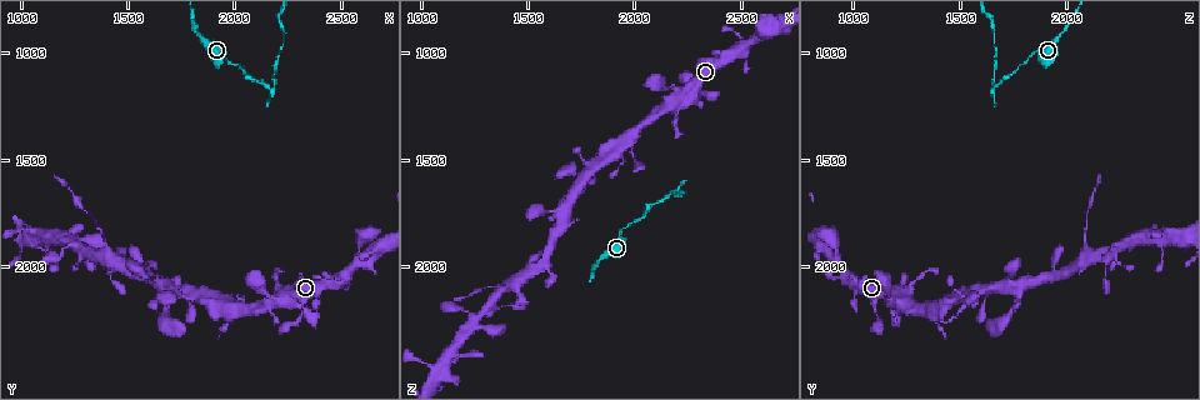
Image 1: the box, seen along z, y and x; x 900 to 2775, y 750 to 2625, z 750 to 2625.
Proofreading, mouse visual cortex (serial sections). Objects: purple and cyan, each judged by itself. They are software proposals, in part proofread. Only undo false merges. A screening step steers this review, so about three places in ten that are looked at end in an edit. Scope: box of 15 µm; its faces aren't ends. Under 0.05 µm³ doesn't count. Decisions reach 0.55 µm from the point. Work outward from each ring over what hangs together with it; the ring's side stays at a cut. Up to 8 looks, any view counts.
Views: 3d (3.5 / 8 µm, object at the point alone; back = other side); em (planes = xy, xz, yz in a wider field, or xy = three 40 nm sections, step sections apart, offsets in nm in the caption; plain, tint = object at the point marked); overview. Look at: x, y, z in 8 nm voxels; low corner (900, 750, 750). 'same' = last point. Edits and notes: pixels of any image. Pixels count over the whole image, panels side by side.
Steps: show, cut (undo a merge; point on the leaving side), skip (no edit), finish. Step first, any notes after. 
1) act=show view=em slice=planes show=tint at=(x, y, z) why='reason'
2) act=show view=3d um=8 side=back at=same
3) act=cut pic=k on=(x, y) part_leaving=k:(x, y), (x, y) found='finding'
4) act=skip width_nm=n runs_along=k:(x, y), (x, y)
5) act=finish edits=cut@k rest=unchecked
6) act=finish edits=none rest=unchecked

act=show view=3d um=3.5 at=(2200, 1150, 1660) why='sharp bend'

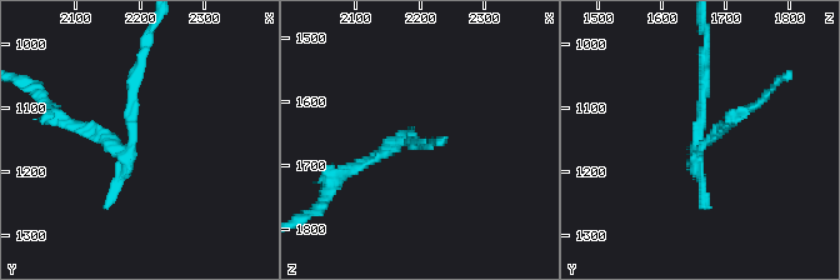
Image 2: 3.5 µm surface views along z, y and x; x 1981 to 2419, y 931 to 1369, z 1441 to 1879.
act=show view=em slice=xy step=1 show=tint at=(2185, 1155, 1660)

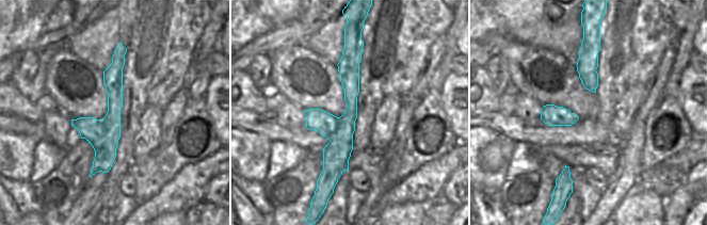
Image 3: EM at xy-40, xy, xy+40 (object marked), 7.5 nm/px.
act=cut pic=2 on=(111, 195) found='two cells meet here'

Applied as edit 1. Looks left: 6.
act=show view=3d um=8 at=(1990, 2200, 1380) why='abrupt turn'

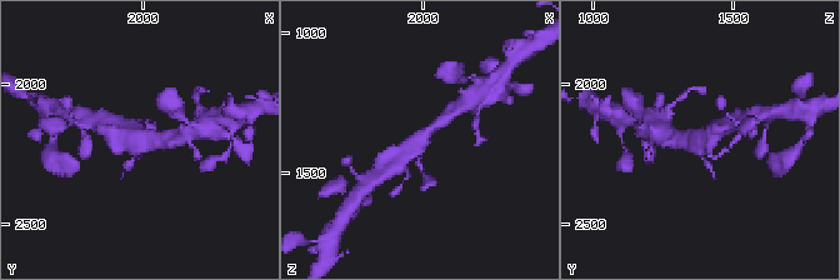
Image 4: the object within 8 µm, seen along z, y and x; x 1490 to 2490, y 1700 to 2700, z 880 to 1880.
act=show view=em slice=xy step=3 show=tint at=(2000, 2200, 1370)

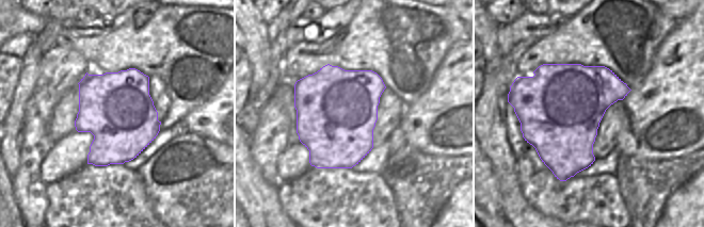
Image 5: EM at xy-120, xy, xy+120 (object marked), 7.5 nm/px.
act=skip width_nm=600 runs_along=4:(449, 116), (394, 161) found='all the same cell'

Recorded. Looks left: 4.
act=show view=3d um=3.5 at=(2280, 2270, 1120) why='calibre changes'

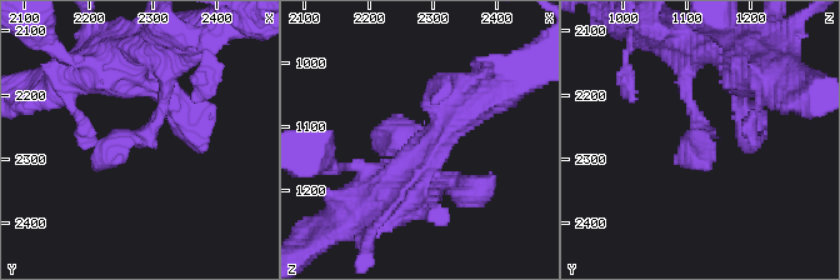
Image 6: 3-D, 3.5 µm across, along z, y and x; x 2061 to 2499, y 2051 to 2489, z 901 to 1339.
act=show view=em slice=xy step=1 show=tint at=(2280, 2270, 1125) why='shape alone is not enough'

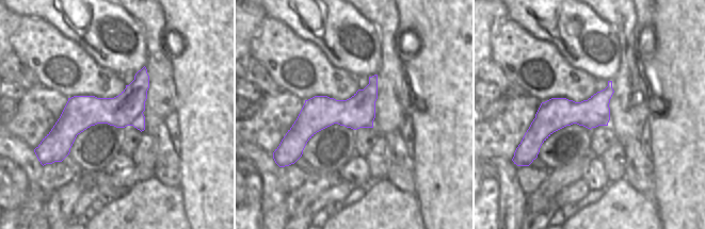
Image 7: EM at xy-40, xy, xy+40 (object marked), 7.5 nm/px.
act=show view=em slice=planes show=tint at=same

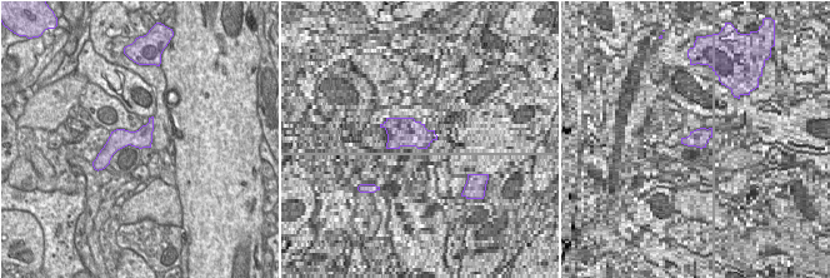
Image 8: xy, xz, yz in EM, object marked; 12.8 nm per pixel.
act=skip runs_along=6:(160, 68), (156, 121), (91, 168) found='one cell here'

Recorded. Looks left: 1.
act=finish edits=cut@2 rest=unchecked

